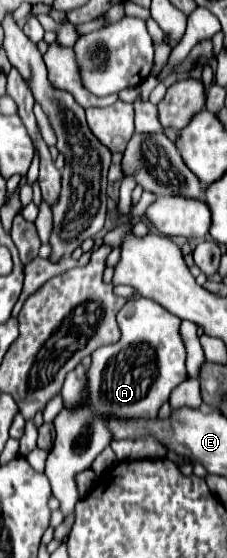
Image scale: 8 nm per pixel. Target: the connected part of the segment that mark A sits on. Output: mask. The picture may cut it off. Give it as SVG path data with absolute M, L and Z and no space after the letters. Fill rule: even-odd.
M139 297L131 299L117 313L121 337L117 343L99 347L91 357L89 403L83 409L61 411L55 417L57 437L45 461L45 475L51 483L53 495L59 499L63 519L67 519L75 503L81 499L75 475L89 469L93 459L109 445L111 433L105 427L107 417L147 417L153 419L159 407L169 399L171 391L187 379L185 345L179 335L181 319L165 311L159 303Z

